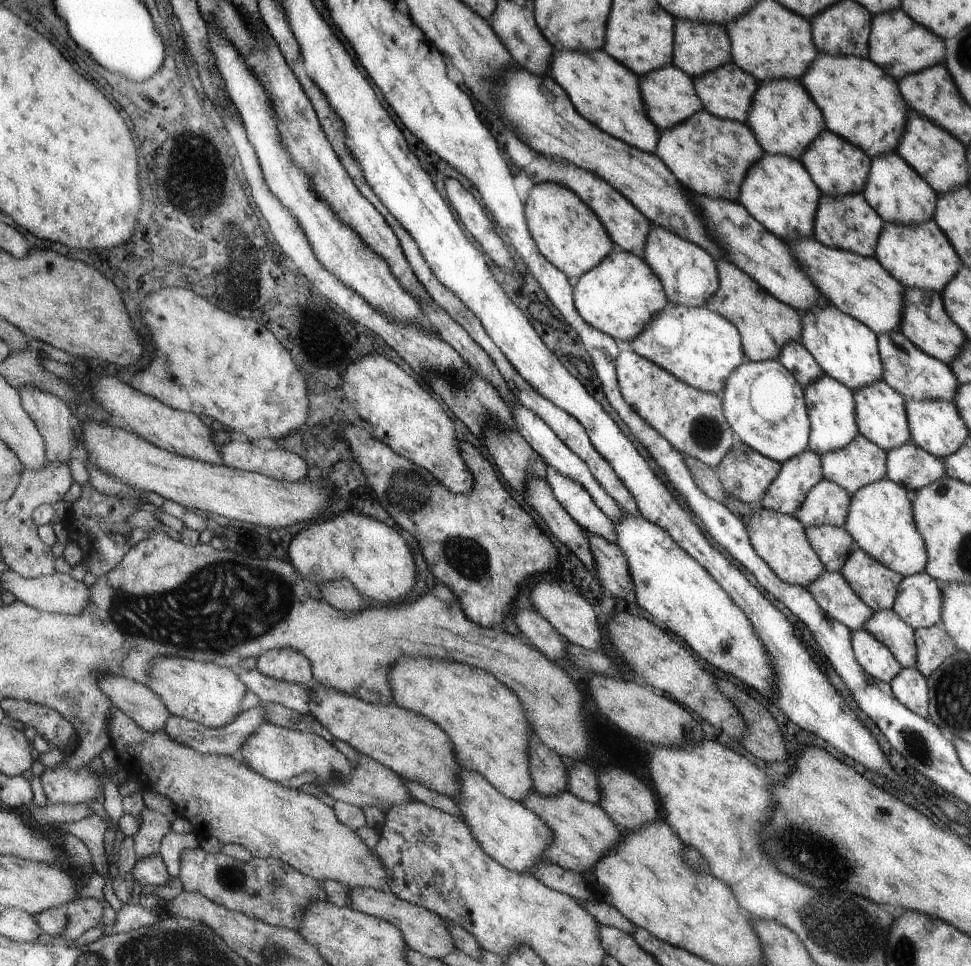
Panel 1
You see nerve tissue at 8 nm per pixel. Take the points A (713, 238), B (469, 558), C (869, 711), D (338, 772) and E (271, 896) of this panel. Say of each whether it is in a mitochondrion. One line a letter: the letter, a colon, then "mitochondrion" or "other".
A: other
B: mitochondrion
C: other
D: mitochondrion
E: mitochondrion

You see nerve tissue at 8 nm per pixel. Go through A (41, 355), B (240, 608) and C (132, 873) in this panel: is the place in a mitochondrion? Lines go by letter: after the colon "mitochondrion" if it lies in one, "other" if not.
A: other
B: mitochondrion
C: other

